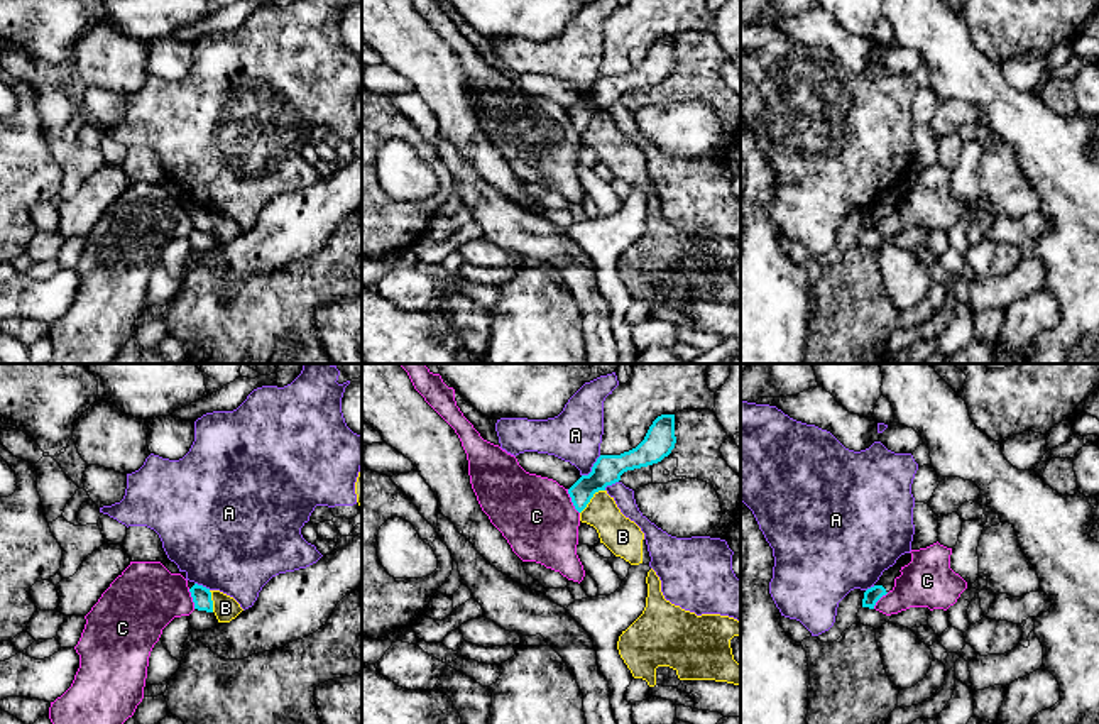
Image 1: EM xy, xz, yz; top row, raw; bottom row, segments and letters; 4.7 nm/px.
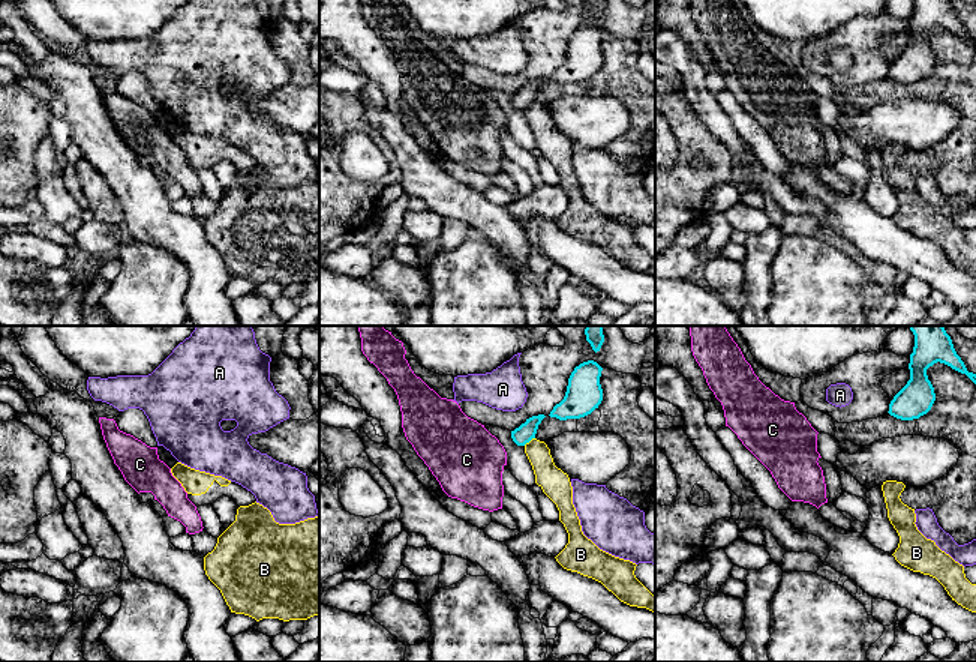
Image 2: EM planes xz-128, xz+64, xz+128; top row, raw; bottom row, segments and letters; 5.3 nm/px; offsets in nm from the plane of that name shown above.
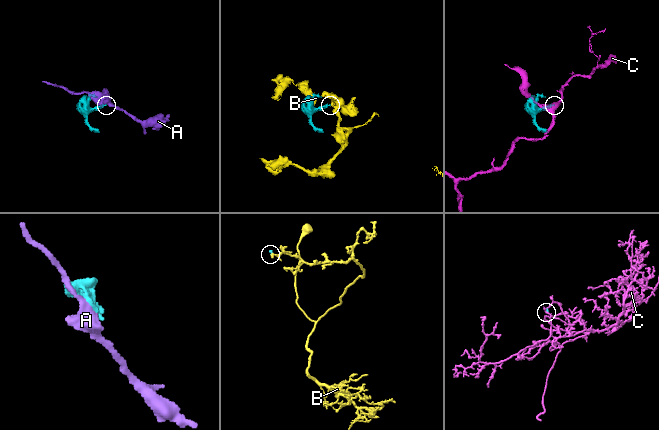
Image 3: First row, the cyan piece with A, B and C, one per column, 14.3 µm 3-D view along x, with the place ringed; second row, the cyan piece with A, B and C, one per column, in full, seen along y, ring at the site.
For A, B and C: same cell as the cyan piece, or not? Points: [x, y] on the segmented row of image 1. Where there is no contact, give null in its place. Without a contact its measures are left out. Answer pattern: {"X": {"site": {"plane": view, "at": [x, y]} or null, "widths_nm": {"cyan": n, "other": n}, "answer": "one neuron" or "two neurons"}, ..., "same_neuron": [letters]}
{"A": {"site": {"plane": "xz", "at": [592, 467]}, "widths_nm": {"cyan": 140, "other": 260}, "answer": "two neurons"}, "B": {"site": {"plane": "xz", "at": [590, 498]}, "widths_nm": {"cyan": 140, "other": 180}, "answer": "two neurons"}, "C": {"site": {"plane": "xz", "at": [572, 501]}, "widths_nm": {"cyan": 140, "other": 360}, "answer": "two neurons"}, "same_neuron": []}

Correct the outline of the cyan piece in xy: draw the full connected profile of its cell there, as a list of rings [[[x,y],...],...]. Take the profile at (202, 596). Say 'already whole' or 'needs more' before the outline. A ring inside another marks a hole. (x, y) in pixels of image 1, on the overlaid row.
already whole | [[[194,584],[191,589],[191,597],[194,602],[194,609],[198,611],[206,611],[206,612],[213,612],[213,601],[211,601],[211,592],[210,589]]]

